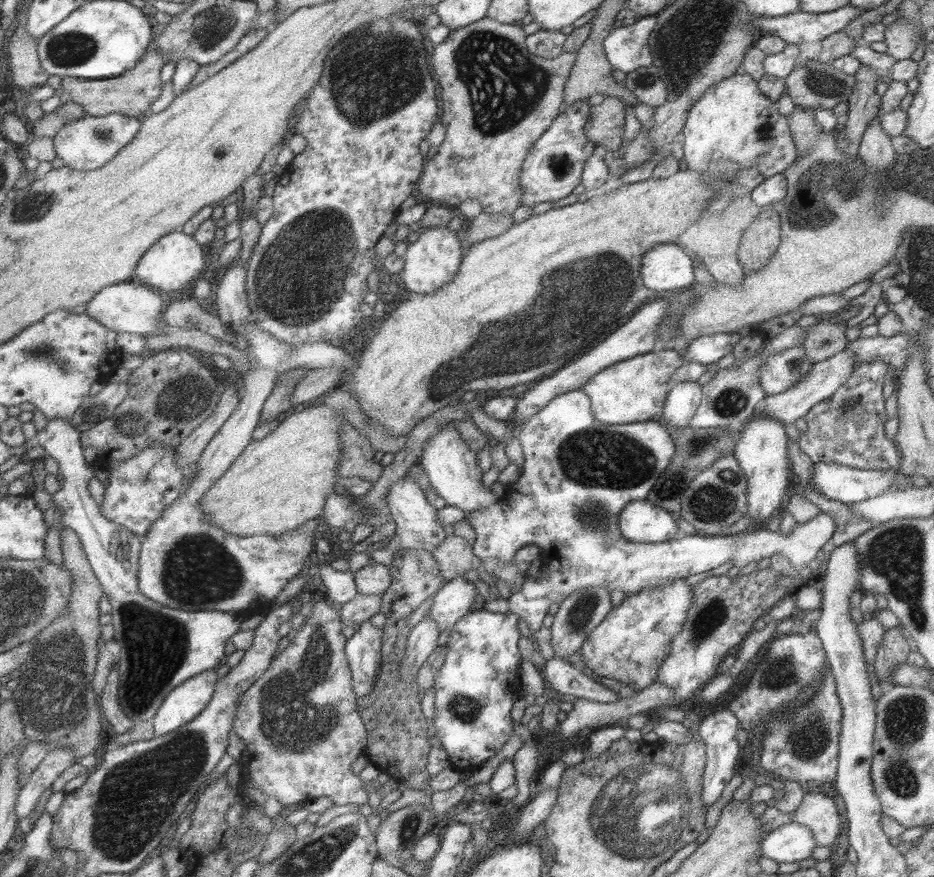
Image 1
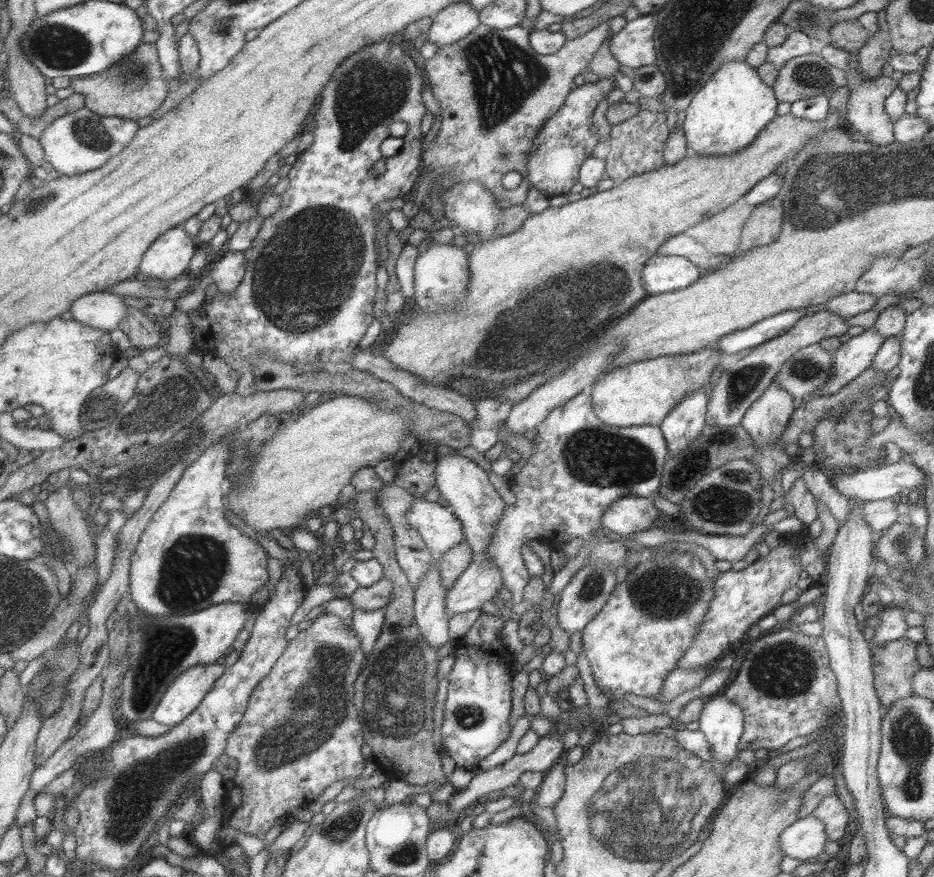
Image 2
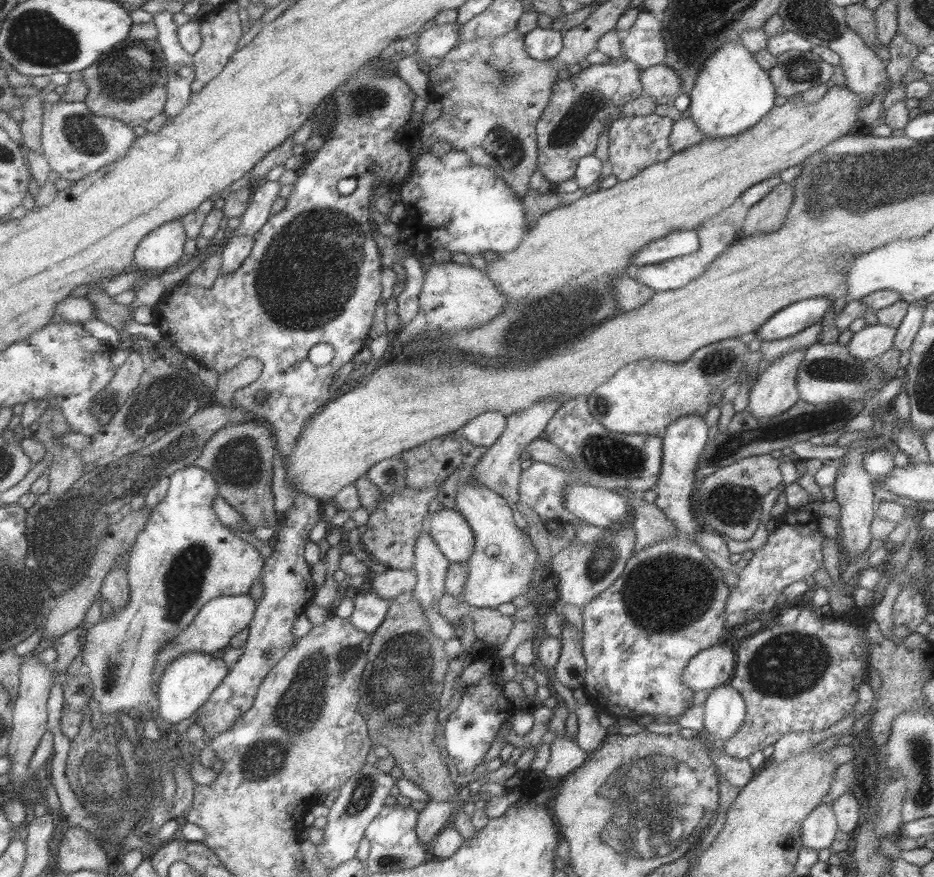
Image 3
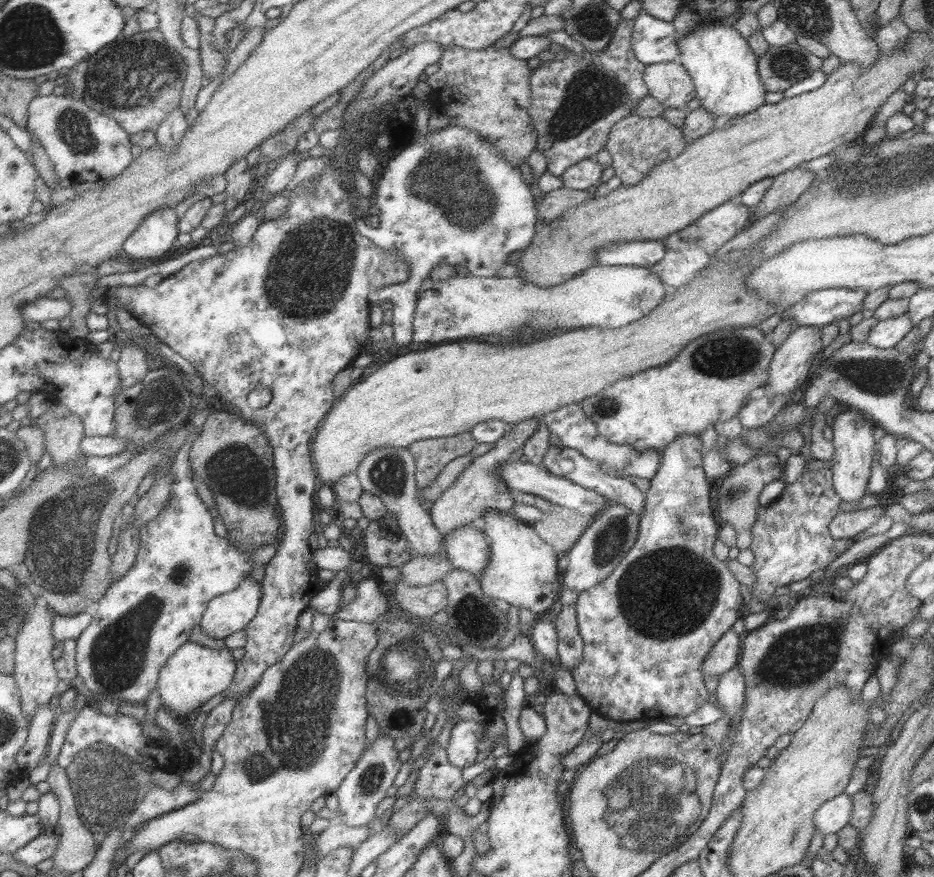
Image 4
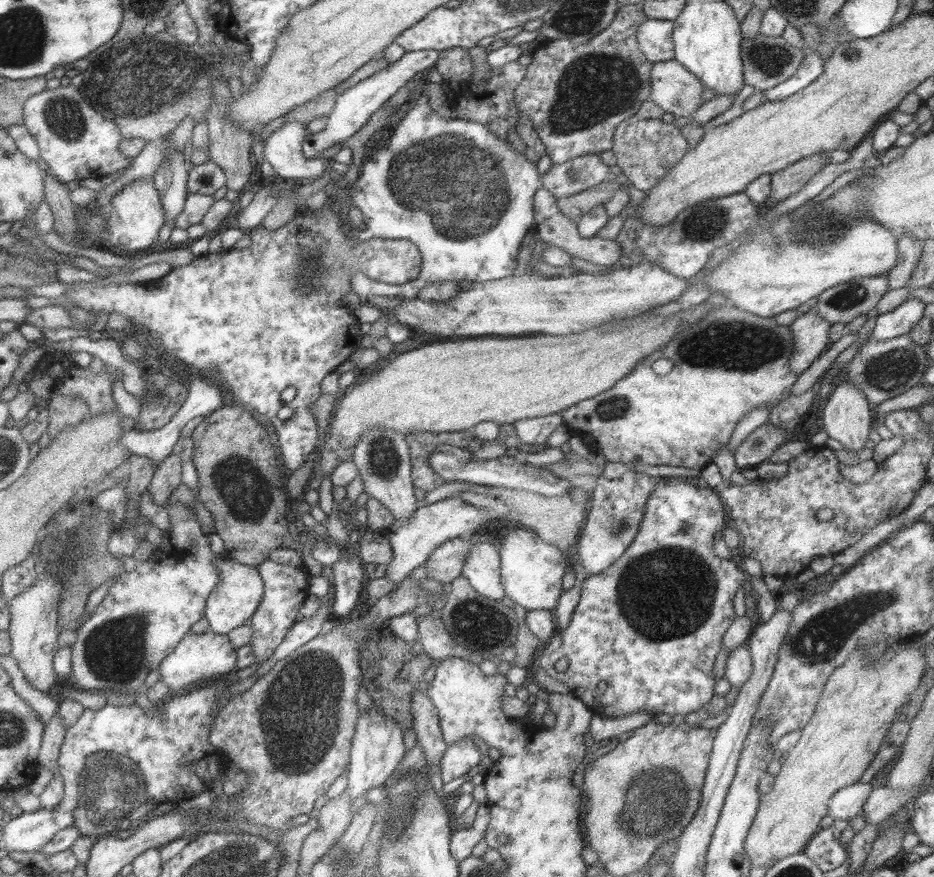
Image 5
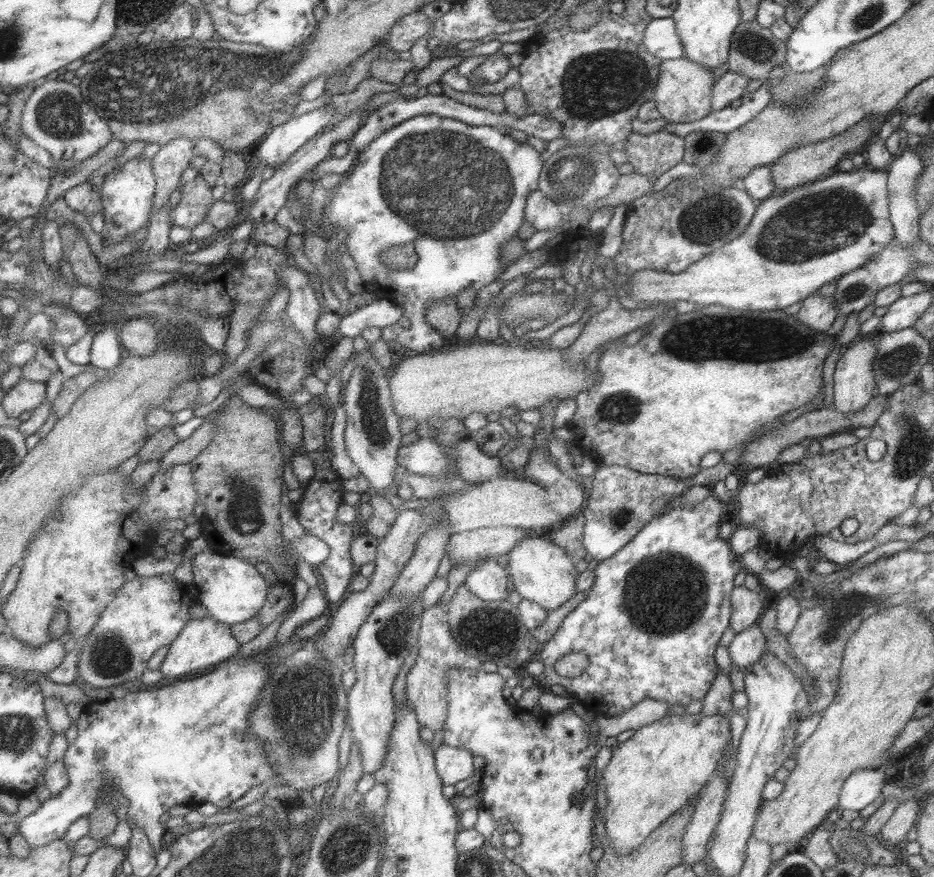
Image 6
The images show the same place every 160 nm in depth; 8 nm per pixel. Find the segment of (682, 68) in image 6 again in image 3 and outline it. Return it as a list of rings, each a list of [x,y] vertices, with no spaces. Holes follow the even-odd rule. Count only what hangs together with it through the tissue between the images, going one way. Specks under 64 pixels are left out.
[[[659,63],[640,69],[640,83],[643,94],[655,98],[672,96],[675,98],[681,92],[681,79],[675,69]]]

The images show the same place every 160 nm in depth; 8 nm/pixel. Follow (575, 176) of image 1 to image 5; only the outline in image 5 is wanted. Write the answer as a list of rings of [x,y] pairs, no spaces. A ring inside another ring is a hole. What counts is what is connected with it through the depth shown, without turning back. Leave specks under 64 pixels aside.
[[[642,3],[618,7],[611,24],[589,38],[585,44],[574,45],[561,39],[551,39],[530,54],[531,62],[514,90],[514,103],[530,119],[545,147],[552,164],[568,161],[582,154],[597,154],[609,150],[613,144],[613,131],[626,118],[634,116],[639,106],[650,96],[649,62],[637,48],[635,33],[646,19]]]

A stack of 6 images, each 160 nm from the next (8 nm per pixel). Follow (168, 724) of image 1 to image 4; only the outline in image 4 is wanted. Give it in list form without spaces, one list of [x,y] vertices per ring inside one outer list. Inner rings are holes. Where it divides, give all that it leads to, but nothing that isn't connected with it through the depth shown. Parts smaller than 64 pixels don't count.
[[[184,642],[161,666],[155,689],[173,715],[186,721],[211,696],[224,693],[235,674],[235,660],[225,646],[216,650],[194,642]]]

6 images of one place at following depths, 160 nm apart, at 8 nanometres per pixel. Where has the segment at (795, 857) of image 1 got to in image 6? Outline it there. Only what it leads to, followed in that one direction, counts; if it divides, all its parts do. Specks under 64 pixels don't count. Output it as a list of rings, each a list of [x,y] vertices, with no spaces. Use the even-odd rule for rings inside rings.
[[[883,768],[854,770],[840,788],[836,809],[858,812],[880,795],[887,782]]]

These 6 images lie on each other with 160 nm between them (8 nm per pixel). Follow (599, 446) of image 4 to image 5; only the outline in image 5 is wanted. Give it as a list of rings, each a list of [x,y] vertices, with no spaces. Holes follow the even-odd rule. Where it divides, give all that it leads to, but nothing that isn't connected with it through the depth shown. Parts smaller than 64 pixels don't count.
[[[555,413],[531,419],[521,418],[521,420],[515,420],[512,425],[515,427],[518,440],[525,449],[535,445],[544,447],[547,436],[561,424],[563,424],[562,417],[559,413]]]

